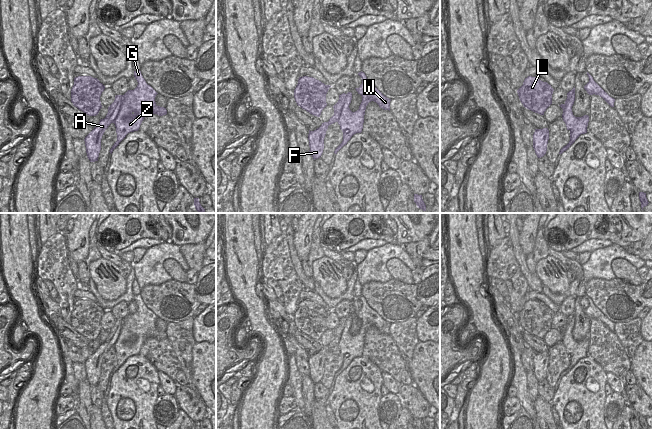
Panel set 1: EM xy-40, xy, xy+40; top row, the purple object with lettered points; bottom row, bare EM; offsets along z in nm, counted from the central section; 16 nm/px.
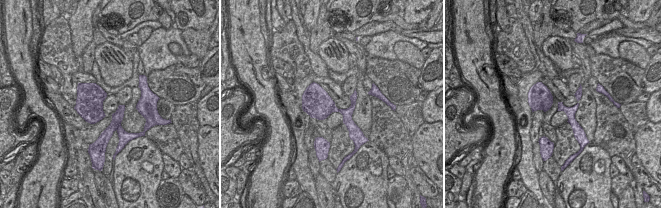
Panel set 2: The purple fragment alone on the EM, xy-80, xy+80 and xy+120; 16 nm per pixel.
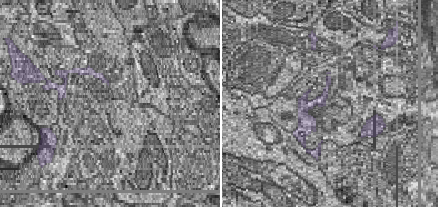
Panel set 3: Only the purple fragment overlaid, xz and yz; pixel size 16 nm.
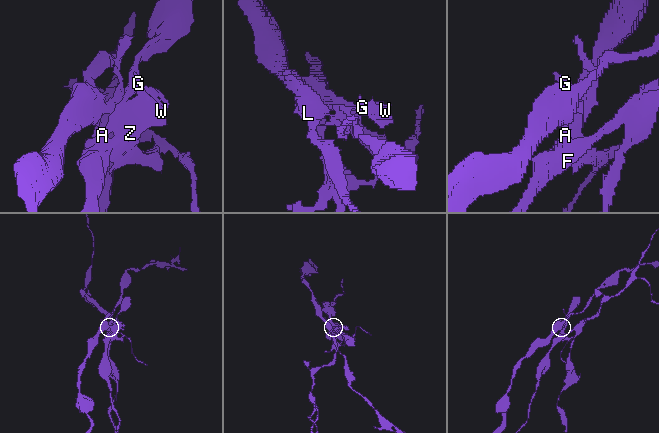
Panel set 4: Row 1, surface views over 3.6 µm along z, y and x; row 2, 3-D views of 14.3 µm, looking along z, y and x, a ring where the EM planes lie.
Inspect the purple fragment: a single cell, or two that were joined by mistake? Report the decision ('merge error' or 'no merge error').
merge error

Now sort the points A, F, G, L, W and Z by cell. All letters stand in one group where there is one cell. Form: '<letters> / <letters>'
A F / G L W Z

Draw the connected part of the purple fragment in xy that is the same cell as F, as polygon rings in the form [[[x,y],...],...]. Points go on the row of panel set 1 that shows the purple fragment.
[[[348,92],[347,94],[343,93],[339,95],[338,102],[333,106],[334,115],[329,119],[328,122],[322,123],[322,125],[314,131],[309,130],[309,134],[308,134],[309,147],[310,147],[309,152],[314,160],[321,157],[324,149],[324,138],[328,126],[335,122],[338,122],[343,105],[345,103],[345,99],[347,98],[348,95],[350,95],[350,93],[351,92]]]

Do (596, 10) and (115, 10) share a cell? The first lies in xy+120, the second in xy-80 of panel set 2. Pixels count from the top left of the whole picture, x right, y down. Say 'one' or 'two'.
one

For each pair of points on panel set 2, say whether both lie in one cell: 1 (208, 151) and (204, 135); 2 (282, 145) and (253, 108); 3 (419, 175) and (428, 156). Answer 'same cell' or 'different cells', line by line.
1: same cell
2: same cell
3: different cells

